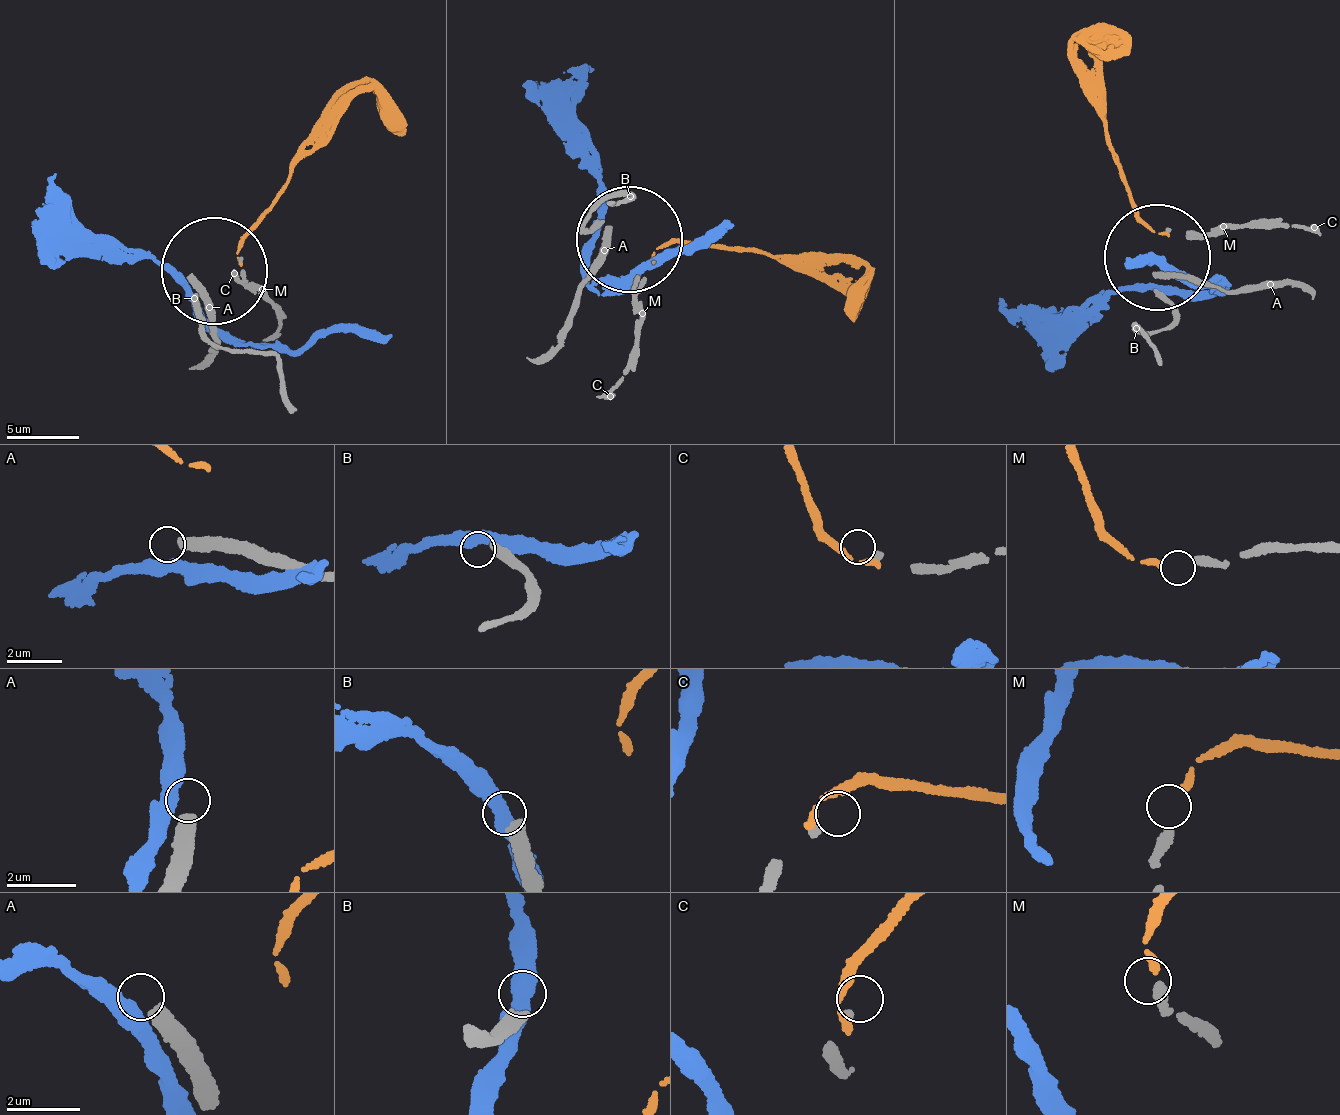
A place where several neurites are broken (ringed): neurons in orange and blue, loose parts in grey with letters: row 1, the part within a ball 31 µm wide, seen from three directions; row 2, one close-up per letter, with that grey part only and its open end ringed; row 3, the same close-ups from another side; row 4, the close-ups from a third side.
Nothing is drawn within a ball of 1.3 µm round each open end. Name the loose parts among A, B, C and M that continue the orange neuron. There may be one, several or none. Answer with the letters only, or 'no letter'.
M

